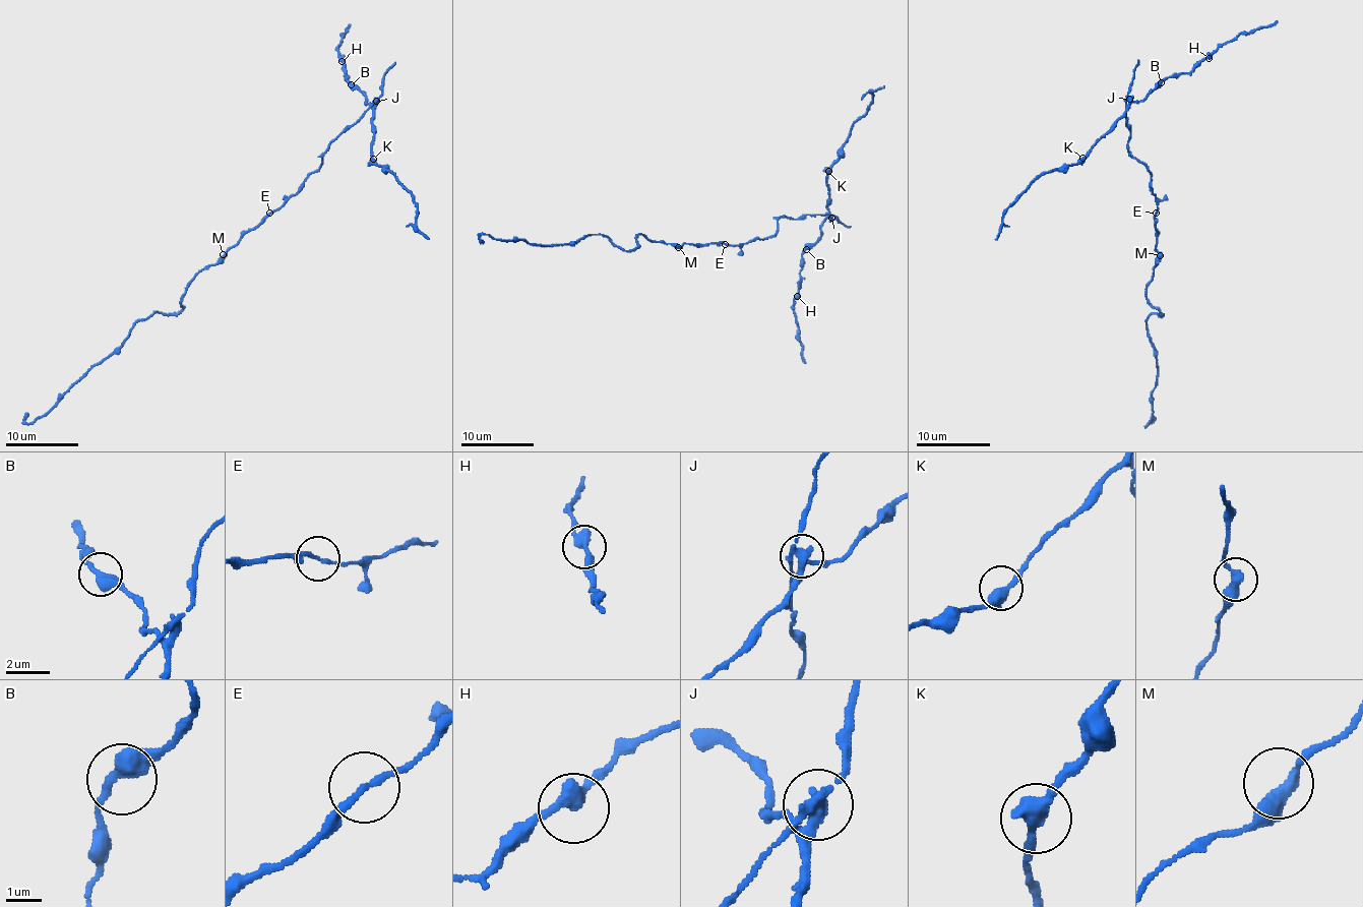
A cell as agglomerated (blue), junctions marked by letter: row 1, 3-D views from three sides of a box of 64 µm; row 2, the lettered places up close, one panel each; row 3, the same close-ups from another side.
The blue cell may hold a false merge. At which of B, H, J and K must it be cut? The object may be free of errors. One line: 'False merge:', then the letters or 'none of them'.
False merge: J

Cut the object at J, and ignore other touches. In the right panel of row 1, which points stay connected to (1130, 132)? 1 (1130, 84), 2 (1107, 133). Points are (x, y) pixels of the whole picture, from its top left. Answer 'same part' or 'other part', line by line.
1: same part
2: other part

